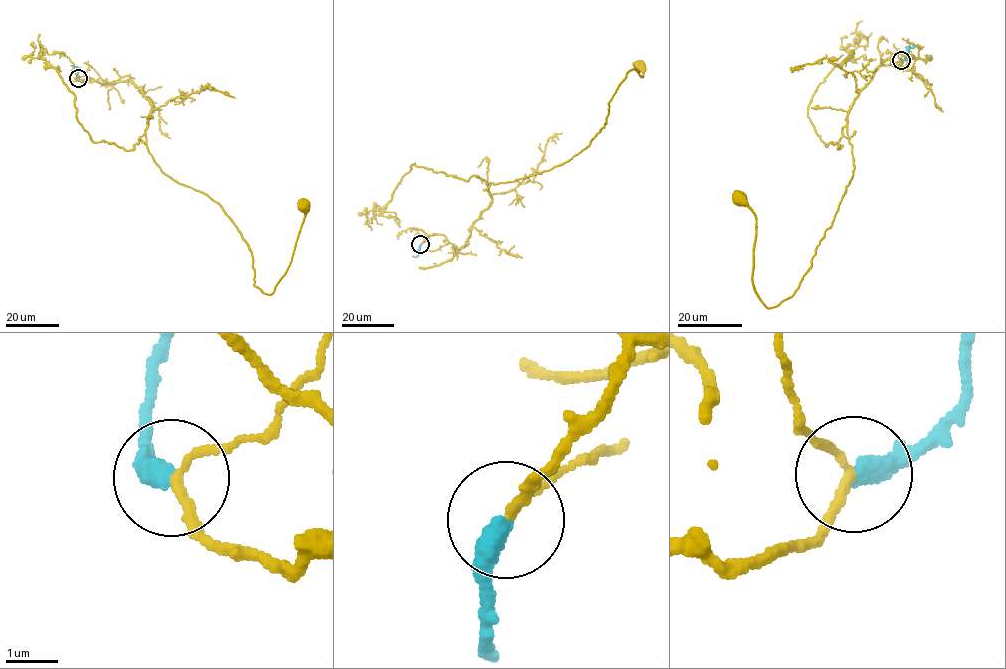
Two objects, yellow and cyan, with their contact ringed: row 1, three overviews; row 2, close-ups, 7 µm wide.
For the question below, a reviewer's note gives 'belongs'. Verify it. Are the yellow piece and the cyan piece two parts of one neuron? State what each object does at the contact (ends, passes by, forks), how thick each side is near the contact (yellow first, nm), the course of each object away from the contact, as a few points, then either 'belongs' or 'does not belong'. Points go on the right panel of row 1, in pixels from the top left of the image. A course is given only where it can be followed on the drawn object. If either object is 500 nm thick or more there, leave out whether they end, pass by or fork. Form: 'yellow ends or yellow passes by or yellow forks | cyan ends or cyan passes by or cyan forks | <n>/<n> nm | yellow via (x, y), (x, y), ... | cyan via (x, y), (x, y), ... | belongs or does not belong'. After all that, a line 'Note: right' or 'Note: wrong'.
yellow passes by | cyan ends | 150/420 nm | yellow via (902, 60), (913, 56), (893, 53), (855, 100), (845, 193), (799, 287), (769, 308), (739, 198) | cyan via (902, 60), (908, 56), (912, 44) | belongs
Note: right

